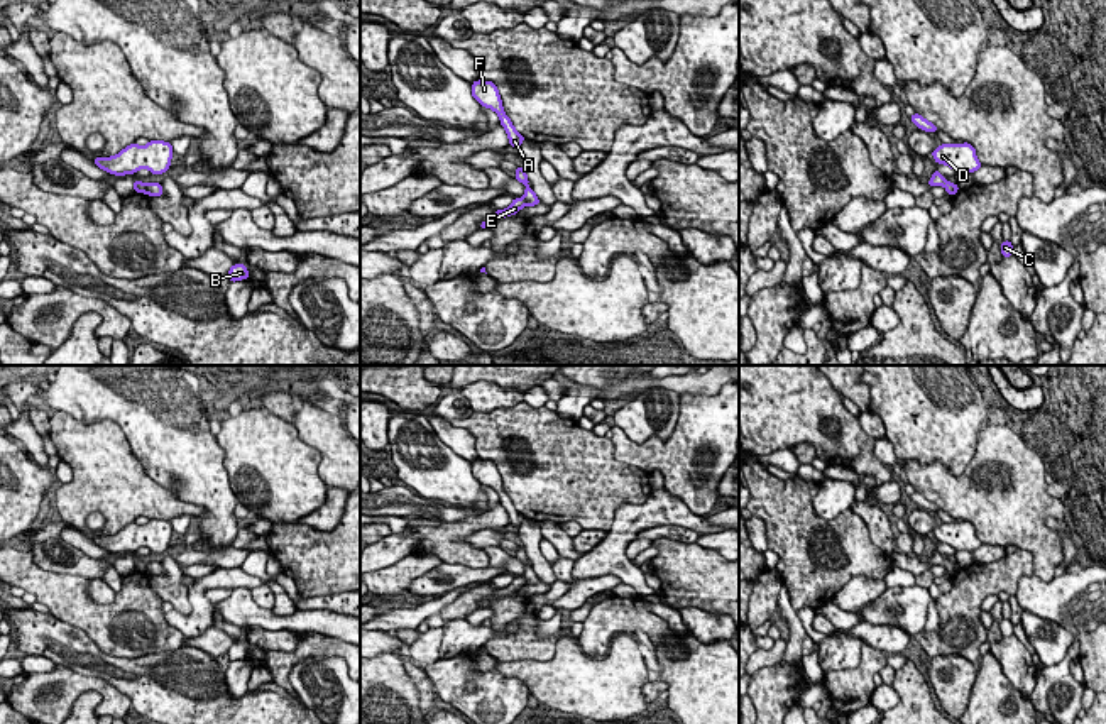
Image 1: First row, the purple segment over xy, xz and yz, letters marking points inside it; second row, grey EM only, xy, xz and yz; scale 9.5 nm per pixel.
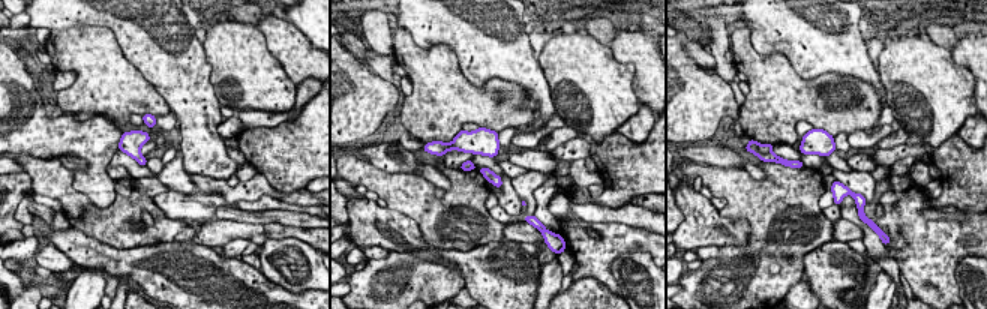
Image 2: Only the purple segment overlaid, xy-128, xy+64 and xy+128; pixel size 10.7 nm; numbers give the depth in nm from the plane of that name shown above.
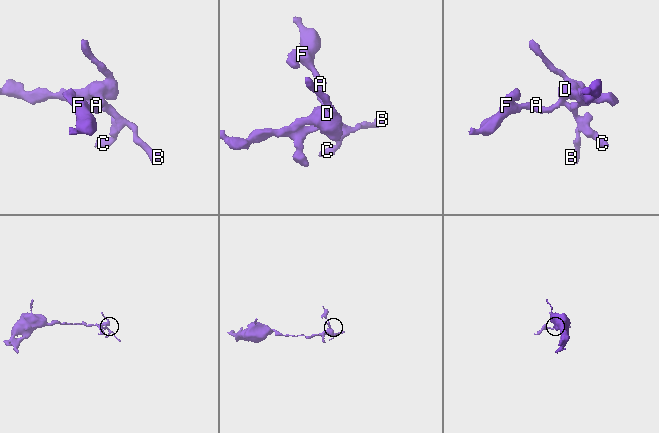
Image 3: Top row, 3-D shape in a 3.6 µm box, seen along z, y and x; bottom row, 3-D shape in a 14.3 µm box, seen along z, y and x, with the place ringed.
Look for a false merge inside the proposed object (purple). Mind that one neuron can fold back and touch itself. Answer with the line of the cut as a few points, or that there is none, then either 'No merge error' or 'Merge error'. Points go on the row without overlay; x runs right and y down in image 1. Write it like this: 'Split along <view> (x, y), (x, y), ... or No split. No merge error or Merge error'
Split along xz (523, 577), (528, 582). Merge error

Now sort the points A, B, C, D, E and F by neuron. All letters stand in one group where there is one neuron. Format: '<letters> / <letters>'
A B C D F / E

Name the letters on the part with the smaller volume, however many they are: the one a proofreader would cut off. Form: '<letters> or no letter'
A, B, C, D, F

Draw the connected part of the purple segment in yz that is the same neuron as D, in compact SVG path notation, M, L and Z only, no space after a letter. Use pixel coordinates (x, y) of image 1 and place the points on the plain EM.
M942 523L934 528L932 536L937 543L945 543L952 546L955 551L974 551L983 543L976 536L976 528L969 523Z

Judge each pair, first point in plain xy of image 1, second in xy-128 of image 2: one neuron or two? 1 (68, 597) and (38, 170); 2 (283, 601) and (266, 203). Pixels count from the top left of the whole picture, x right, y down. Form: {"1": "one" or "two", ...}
{"1": "one", "2": "one"}

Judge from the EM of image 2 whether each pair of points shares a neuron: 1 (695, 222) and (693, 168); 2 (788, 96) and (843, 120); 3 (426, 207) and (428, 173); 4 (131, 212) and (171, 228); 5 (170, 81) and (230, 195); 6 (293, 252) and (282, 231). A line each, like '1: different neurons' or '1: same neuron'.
1: different neurons
2: same neuron
3: different neurons
4: same neuron
5: different neurons
6: different neurons

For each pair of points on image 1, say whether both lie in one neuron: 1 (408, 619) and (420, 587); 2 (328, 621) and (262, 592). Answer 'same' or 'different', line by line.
1: different
2: different

